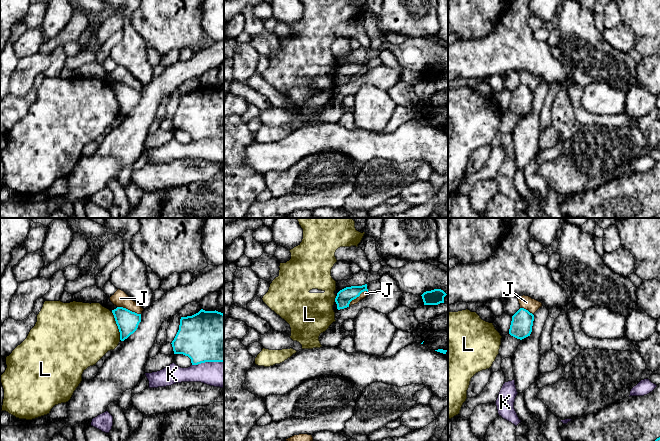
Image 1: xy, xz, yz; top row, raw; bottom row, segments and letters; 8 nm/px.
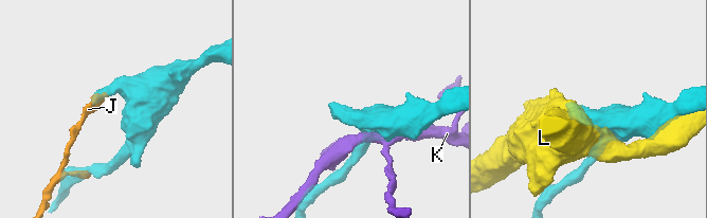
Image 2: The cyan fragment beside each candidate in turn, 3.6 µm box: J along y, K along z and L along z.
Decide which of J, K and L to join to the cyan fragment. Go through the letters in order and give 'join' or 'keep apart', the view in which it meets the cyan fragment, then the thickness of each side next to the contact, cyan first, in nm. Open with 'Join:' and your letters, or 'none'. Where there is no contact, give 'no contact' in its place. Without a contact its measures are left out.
Join: none
J: keep apart | xy | 180/120 nm
K: keep apart | xy | 420/200 nm
L: keep apart | xy | 180/460 nm

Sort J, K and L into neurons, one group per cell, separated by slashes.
J / K / L

